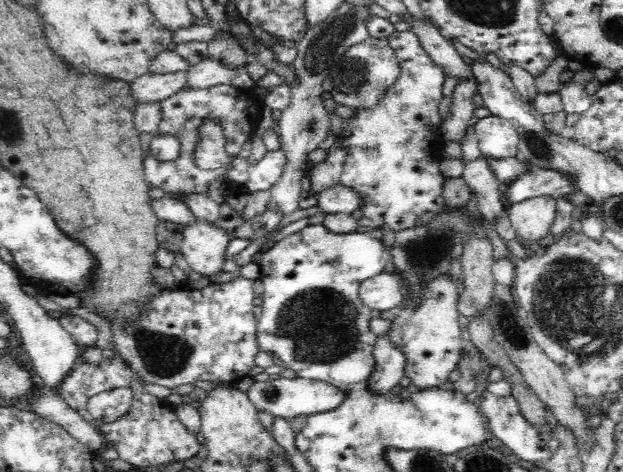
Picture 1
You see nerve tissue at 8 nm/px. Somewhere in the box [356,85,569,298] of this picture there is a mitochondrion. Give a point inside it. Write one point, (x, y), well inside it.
(424, 255)

